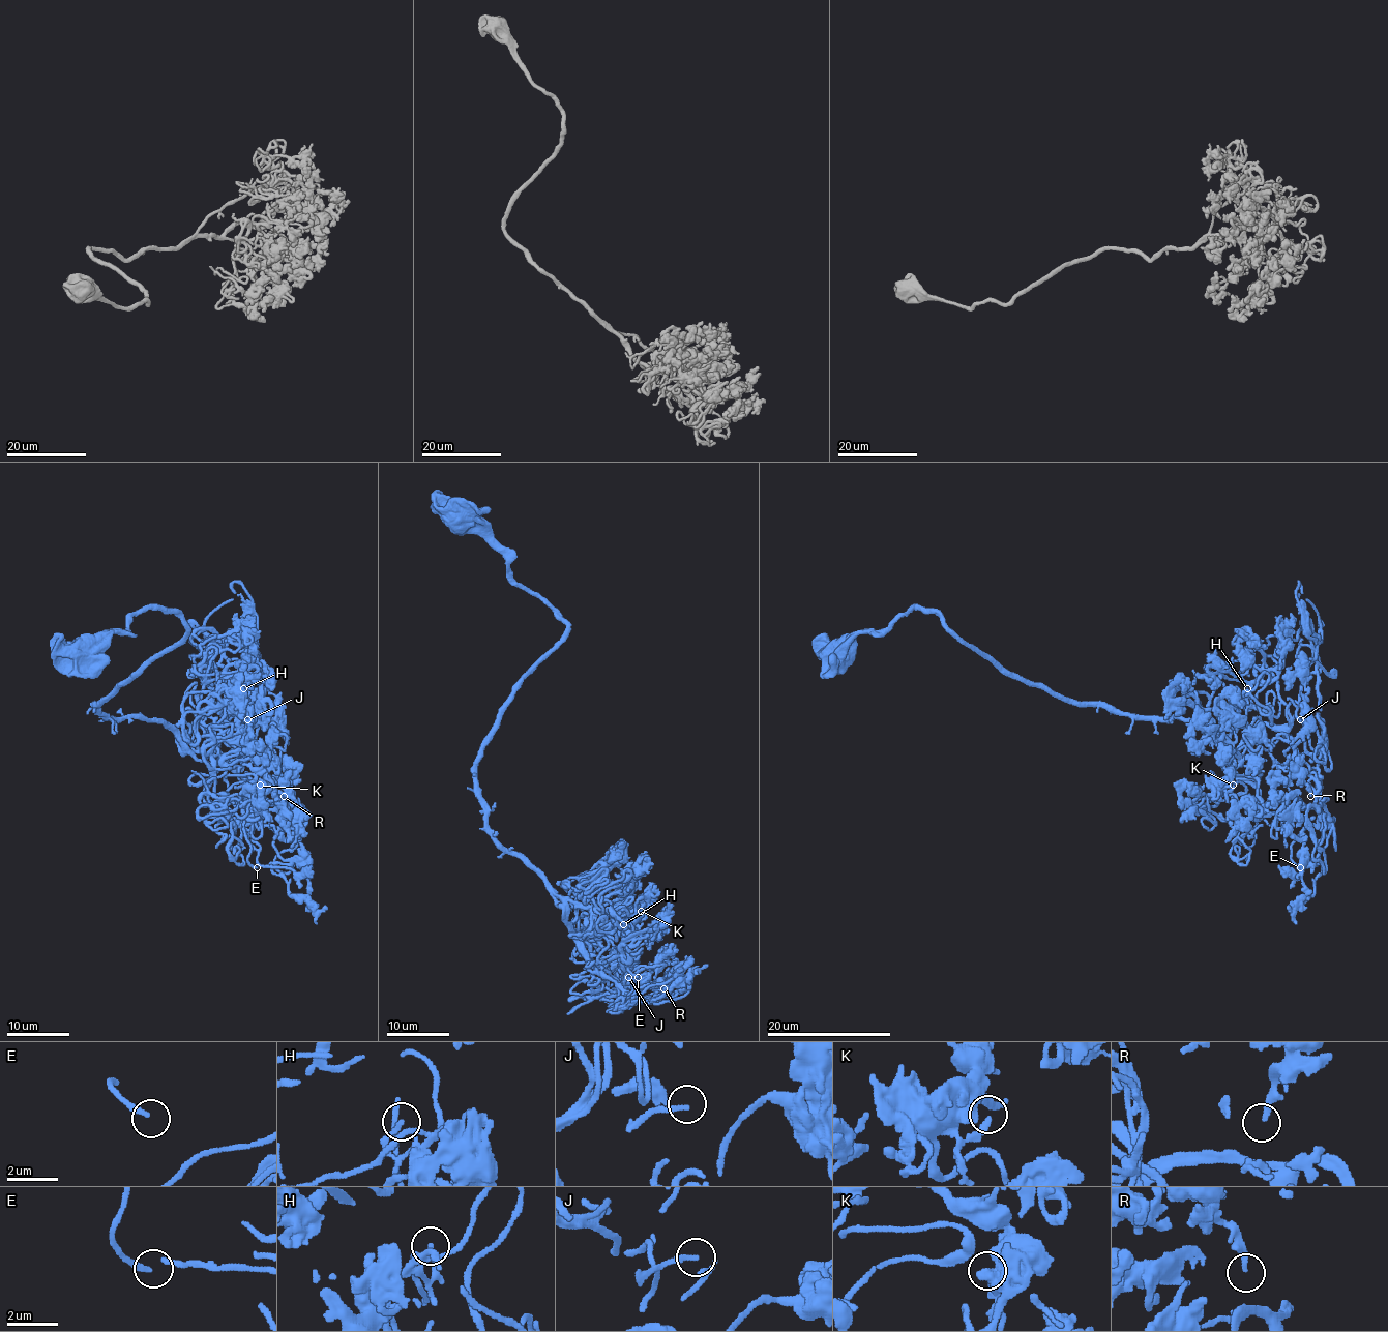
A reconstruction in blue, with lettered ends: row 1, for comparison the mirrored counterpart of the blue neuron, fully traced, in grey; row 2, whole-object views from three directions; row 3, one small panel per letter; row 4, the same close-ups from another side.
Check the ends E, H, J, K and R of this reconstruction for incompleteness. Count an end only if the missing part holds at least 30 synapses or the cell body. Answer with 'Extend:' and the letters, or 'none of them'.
Extend: E, J

